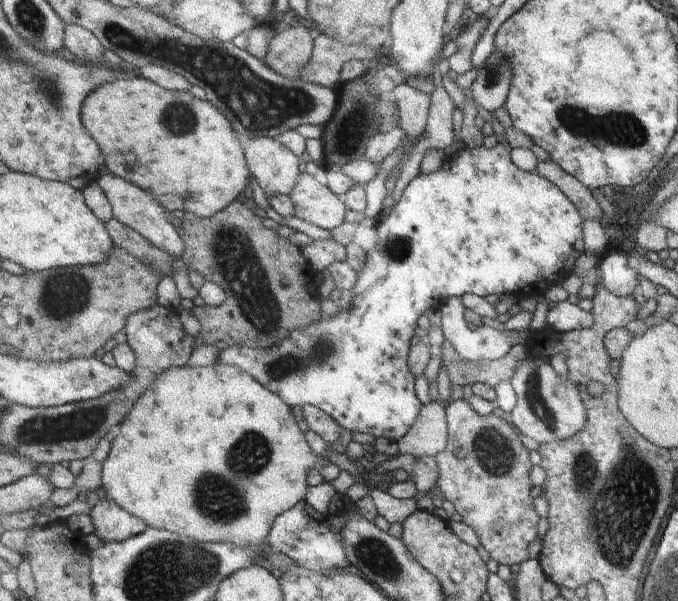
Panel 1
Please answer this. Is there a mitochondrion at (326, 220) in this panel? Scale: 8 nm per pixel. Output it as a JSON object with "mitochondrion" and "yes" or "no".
{"mitochondrion":"no"}

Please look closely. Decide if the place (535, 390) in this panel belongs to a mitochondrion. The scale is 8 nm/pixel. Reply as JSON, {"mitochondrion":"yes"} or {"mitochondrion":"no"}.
{"mitochondrion":"yes"}

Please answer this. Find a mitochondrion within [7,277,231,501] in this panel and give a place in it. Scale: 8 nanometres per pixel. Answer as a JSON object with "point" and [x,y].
{"point":[81,424]}

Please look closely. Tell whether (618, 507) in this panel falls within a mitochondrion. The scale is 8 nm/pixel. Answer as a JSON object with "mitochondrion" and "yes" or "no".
{"mitochondrion":"yes"}

